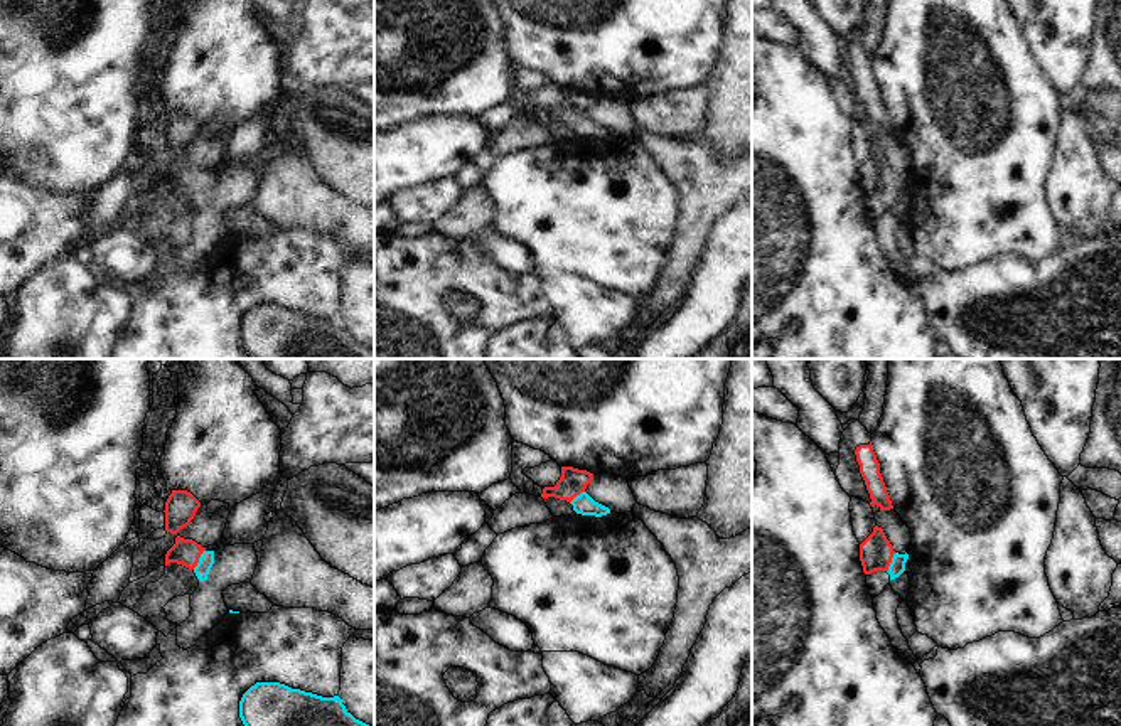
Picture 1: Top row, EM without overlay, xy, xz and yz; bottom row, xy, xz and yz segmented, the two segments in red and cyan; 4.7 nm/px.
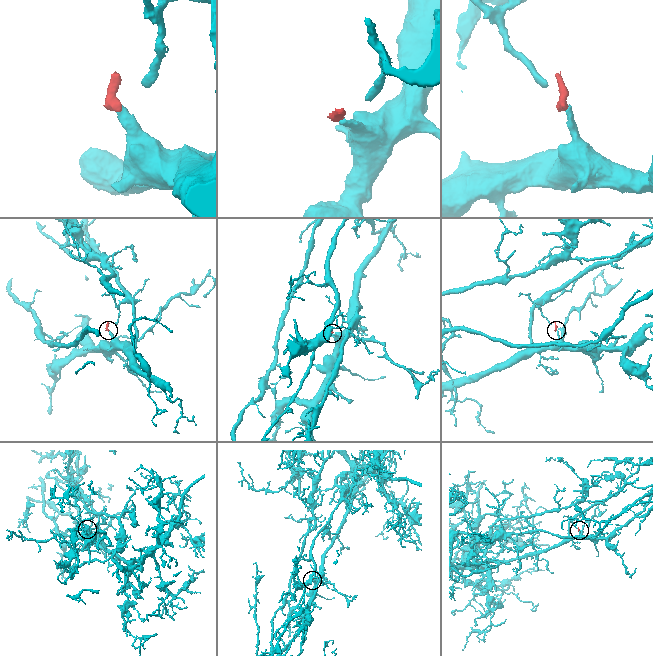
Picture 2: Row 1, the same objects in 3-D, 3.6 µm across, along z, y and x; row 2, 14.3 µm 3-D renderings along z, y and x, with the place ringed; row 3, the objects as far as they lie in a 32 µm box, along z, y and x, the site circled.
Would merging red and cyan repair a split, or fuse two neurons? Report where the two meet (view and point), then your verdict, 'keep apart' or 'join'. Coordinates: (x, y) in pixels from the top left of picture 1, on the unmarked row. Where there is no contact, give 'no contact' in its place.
contact xy (198, 182); join

